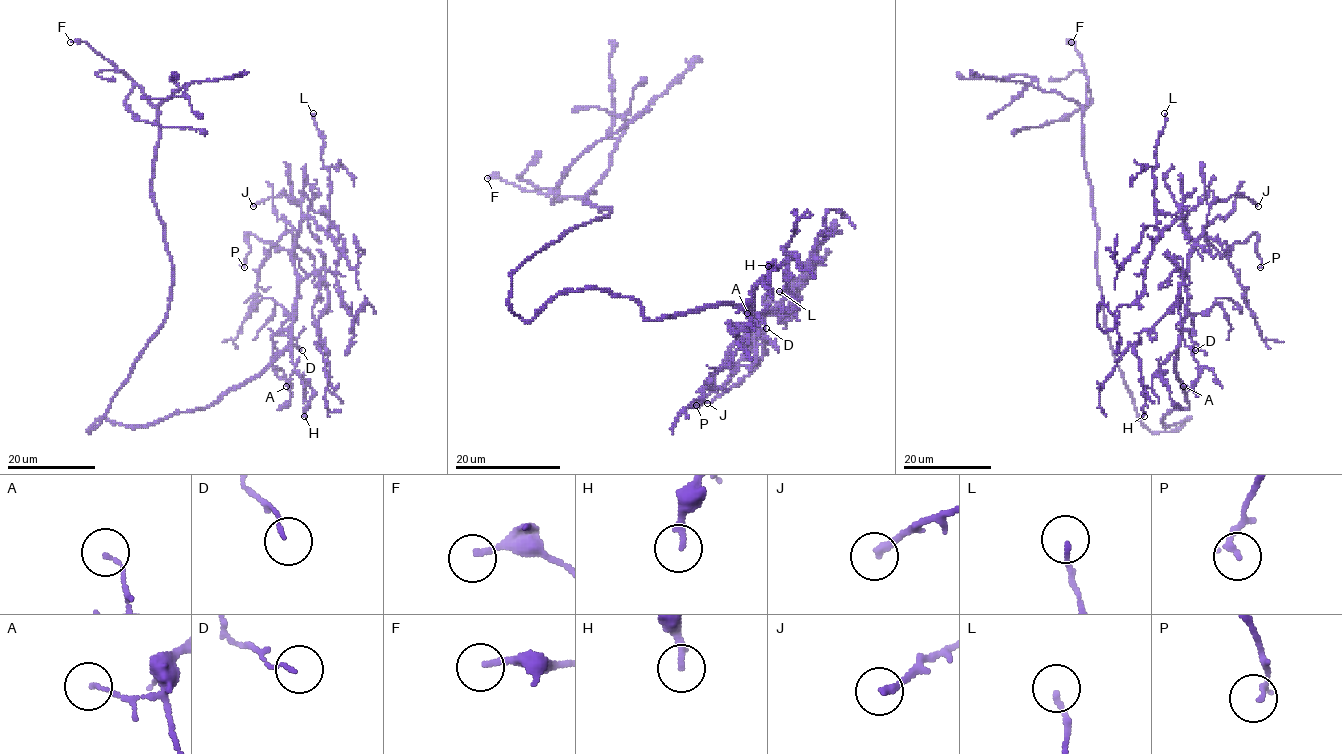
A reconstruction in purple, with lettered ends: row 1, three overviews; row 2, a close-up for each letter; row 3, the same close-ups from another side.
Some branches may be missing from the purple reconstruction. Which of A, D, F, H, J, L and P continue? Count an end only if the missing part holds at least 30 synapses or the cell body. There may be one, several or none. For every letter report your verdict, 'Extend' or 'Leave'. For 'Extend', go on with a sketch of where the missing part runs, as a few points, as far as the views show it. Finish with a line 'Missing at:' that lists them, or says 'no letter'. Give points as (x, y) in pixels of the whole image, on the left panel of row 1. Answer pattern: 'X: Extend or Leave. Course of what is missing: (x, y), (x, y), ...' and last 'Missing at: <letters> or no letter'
A: Leave
D: Leave
F: Leave
H: Leave
J: Extend. Course of what is missing: (253, 206), (244, 203), (245, 182), (250, 173), (246, 171)
L: Leave
P: Leave
Missing at: J

